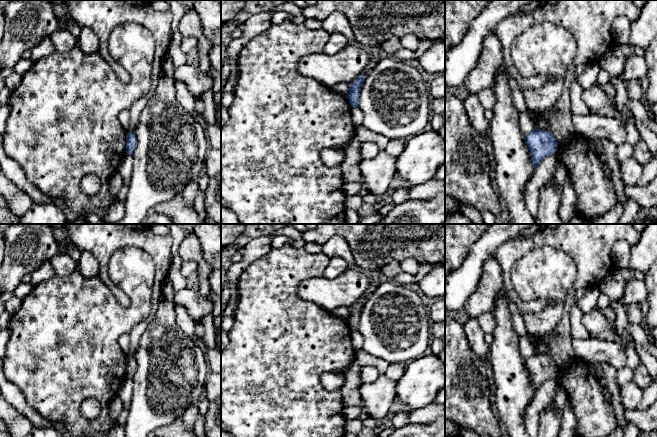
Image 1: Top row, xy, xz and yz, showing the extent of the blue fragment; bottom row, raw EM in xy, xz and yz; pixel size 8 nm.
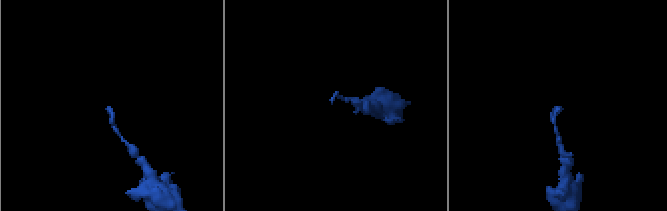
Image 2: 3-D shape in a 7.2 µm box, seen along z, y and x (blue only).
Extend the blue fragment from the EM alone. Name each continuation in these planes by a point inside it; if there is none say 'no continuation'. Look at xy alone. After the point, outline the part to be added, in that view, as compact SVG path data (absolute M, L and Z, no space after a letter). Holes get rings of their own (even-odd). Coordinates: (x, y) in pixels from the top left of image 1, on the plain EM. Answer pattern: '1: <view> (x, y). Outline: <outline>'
no continuation

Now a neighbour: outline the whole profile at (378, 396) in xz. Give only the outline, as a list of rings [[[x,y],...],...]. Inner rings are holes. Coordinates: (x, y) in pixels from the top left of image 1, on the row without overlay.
[[[384,373],[371,383],[362,383],[359,393],[364,402],[369,417],[377,423],[383,423],[389,418],[390,407],[397,403],[397,381],[388,378]]]

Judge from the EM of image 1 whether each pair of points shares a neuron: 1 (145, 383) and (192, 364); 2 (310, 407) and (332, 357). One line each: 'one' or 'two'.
1: one
2: one

